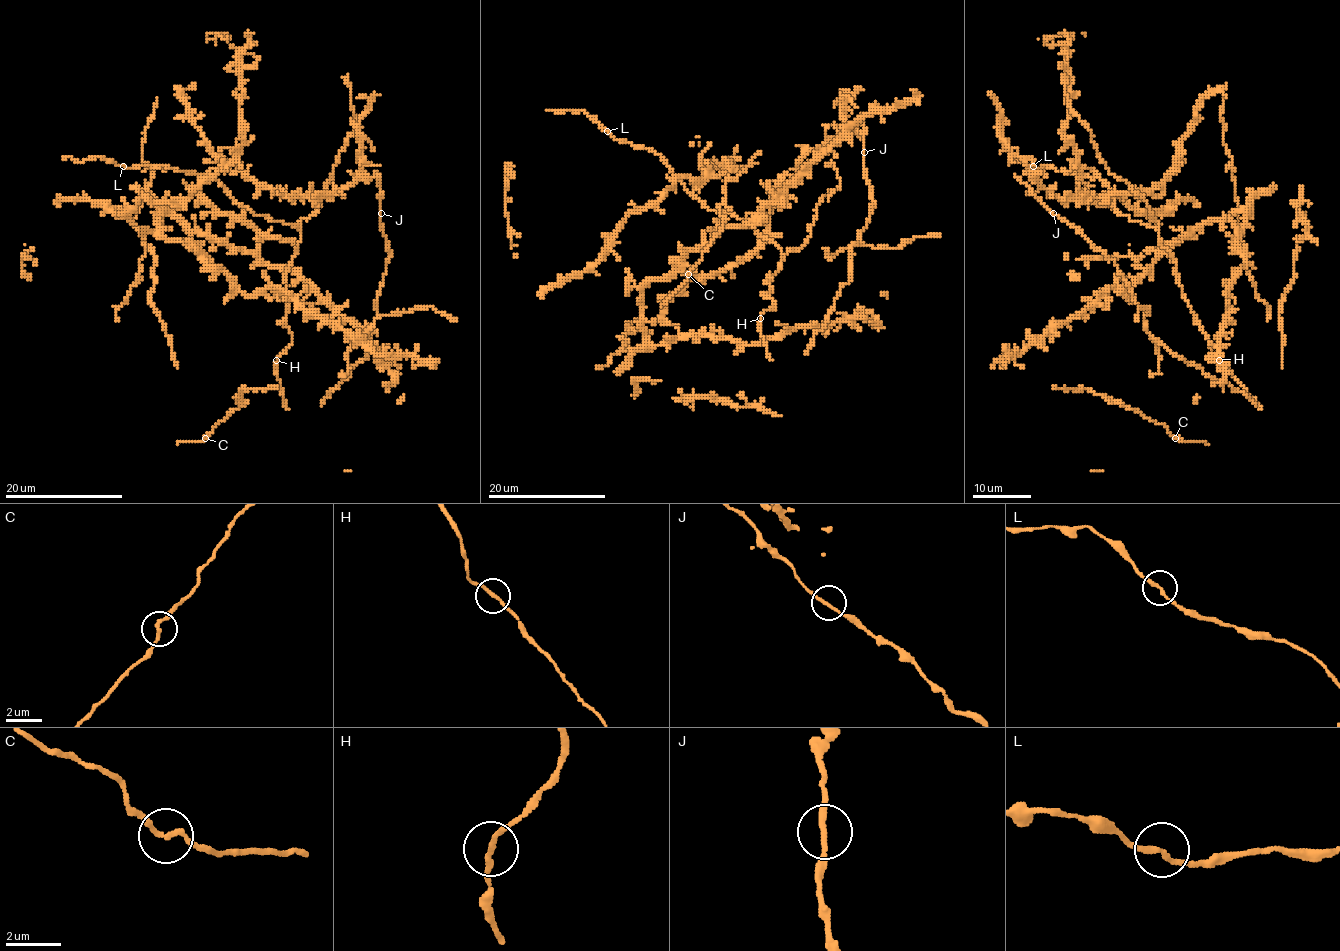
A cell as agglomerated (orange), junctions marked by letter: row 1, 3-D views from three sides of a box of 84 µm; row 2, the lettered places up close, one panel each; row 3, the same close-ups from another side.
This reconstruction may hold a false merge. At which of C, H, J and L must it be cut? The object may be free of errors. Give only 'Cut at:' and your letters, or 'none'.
Cut at: none

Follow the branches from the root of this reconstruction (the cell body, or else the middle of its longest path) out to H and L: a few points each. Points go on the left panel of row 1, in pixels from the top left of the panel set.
H: (157, 217), (153, 234), (127, 216), (221, 167), (237, 203), (298, 228), (276, 360)
L: (157, 217), (153, 234), (127, 216), (141, 198), (182, 203), (221, 167), (199, 176), (165, 166), (124, 166)

